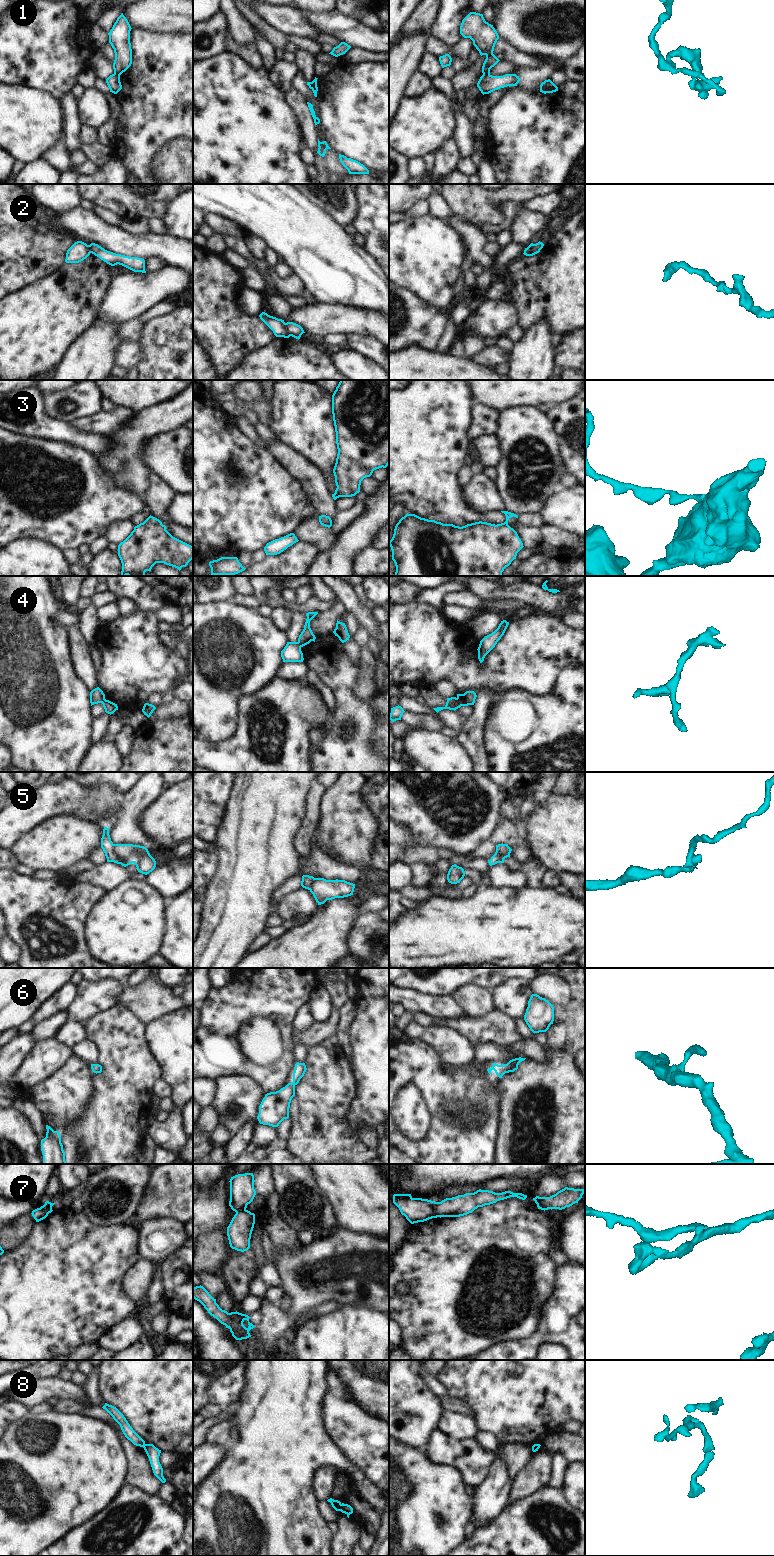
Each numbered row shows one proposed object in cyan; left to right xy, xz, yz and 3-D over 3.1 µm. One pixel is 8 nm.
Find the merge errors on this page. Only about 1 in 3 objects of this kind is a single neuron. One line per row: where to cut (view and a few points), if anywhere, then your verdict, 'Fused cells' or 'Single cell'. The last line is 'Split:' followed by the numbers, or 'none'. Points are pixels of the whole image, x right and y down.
1: Split along yz (483, 74), (489, 75). Fused cells
2: Split along xz (284, 323), (284, 329), (290, 335). Fused cells
3: Split along yz (503, 523), (507, 525). Fused cells
4: Split along yz (456, 698), (463, 705). Fused cells
5: Split along xy (113, 844), (113, 852), (121, 863). Fused cells
6: No split. Single cell
7: Split along yz (434, 1202), (438, 1216). Fused cells
8: Split along xz (340, 1504), (341, 1510). Fused cells
Split: 1, 2, 3, 4, 5, 7, 8

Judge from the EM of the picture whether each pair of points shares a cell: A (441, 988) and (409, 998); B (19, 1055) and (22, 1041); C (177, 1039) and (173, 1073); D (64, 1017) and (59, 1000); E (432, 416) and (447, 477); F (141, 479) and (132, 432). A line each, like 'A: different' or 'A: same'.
A: different
B: same
C: same
D: different
E: same
F: same

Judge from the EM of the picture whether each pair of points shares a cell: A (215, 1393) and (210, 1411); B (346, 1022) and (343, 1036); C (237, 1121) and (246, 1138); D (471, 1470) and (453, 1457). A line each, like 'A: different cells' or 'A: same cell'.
A: different cells
B: same cell
C: different cells
D: same cell

